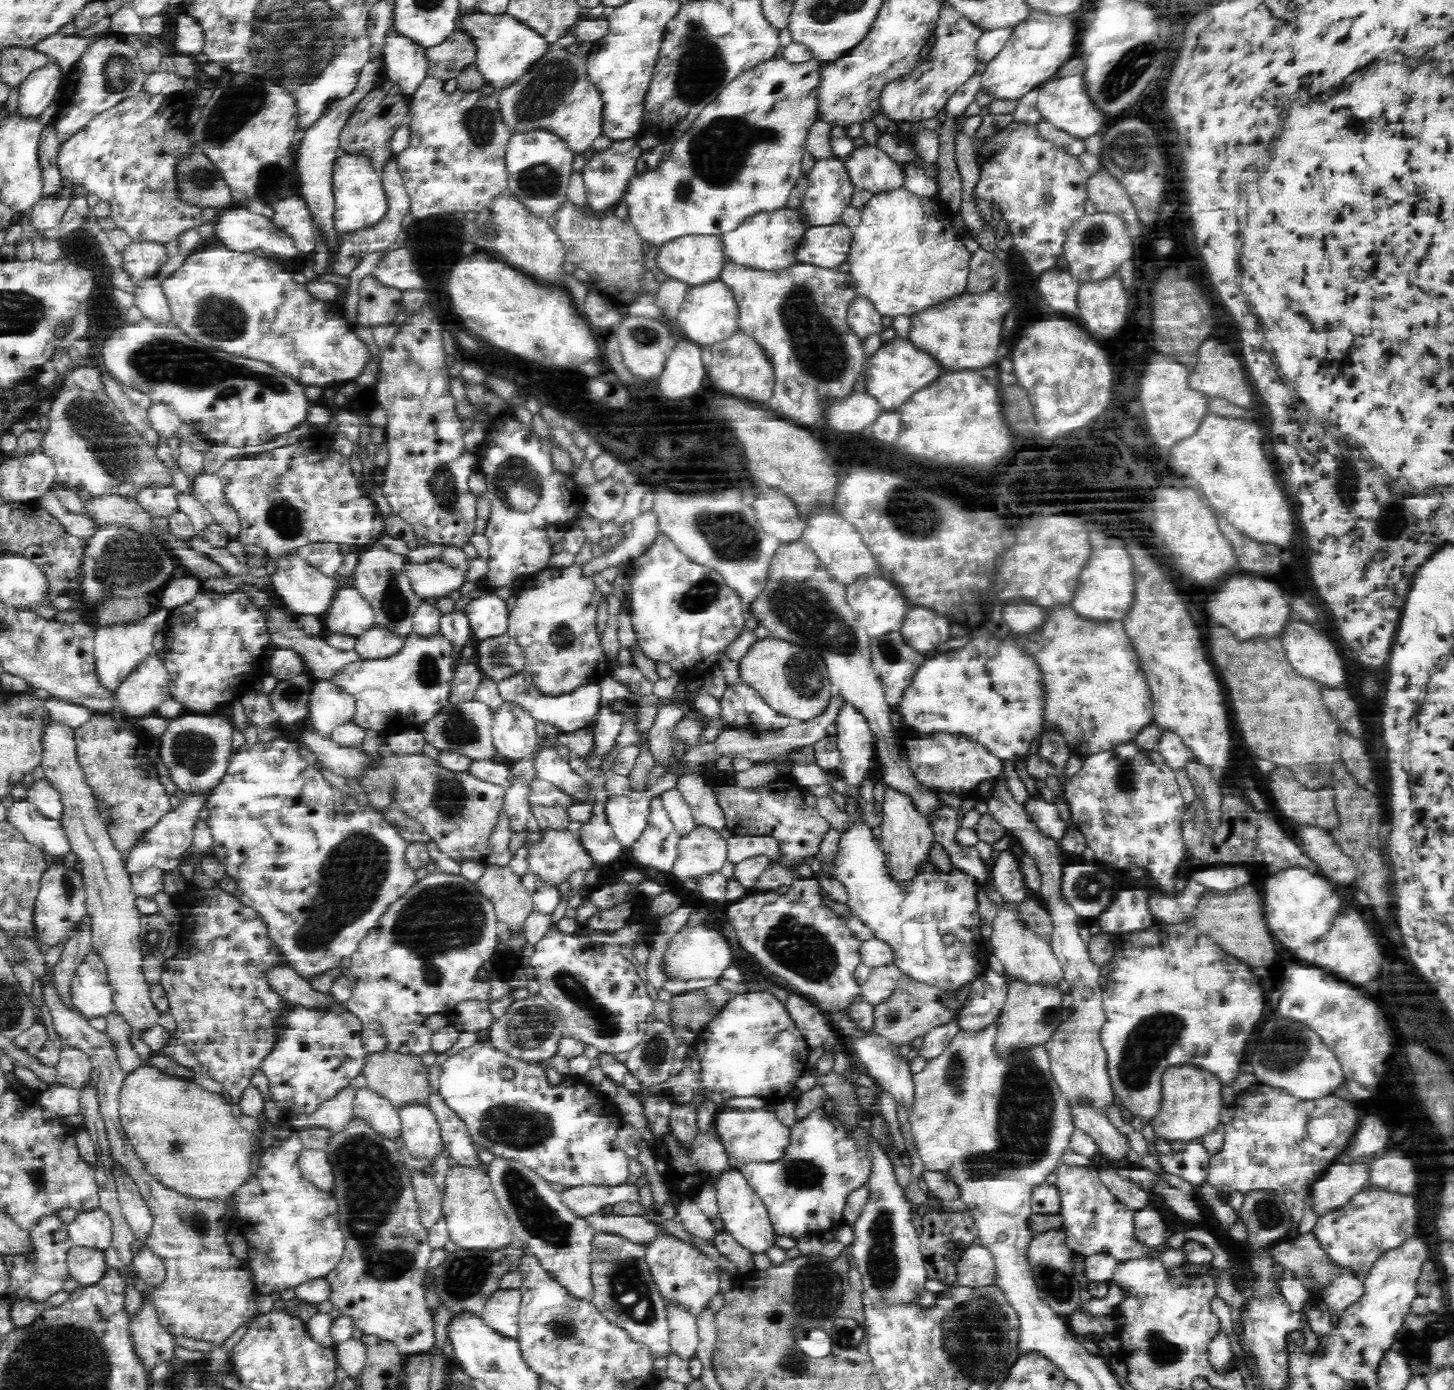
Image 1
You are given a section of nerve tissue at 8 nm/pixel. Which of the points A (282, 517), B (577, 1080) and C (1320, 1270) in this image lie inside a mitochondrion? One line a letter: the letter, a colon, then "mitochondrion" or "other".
A: mitochondrion
B: other
C: mitochondrion

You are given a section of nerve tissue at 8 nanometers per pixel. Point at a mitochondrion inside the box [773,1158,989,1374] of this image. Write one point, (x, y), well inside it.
(819, 1288)

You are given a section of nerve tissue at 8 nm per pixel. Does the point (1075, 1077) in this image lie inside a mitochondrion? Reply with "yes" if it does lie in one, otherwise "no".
yes

